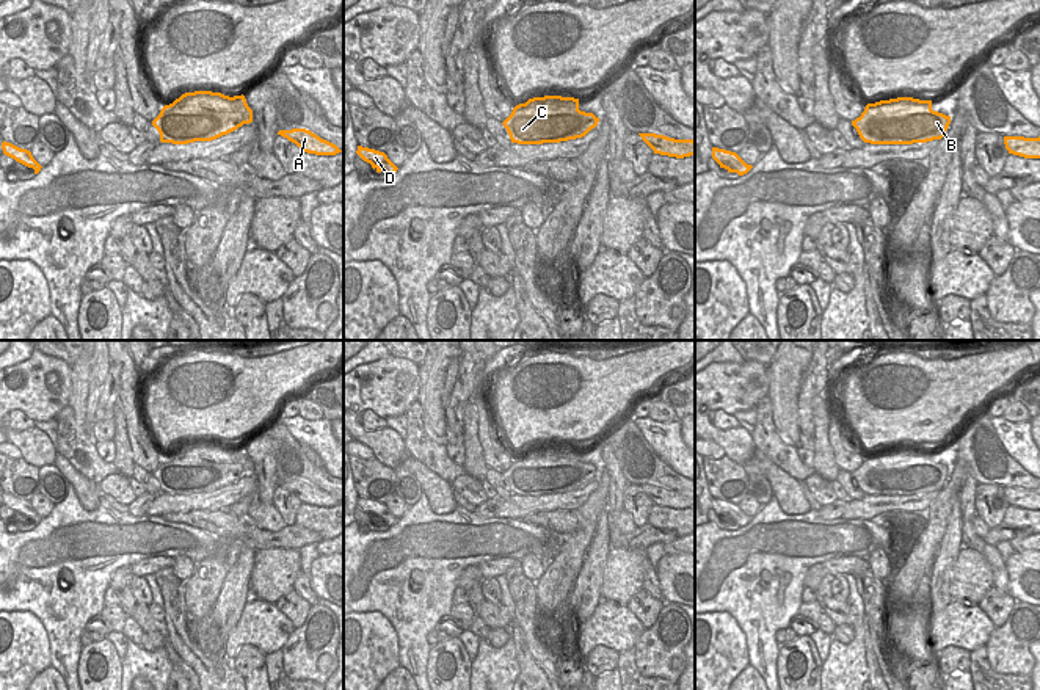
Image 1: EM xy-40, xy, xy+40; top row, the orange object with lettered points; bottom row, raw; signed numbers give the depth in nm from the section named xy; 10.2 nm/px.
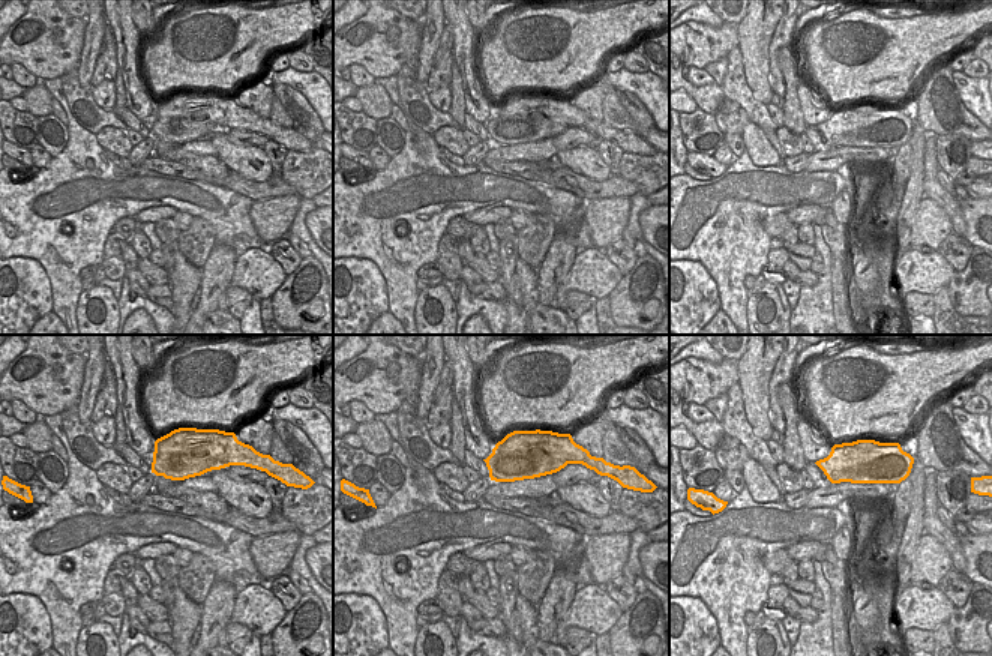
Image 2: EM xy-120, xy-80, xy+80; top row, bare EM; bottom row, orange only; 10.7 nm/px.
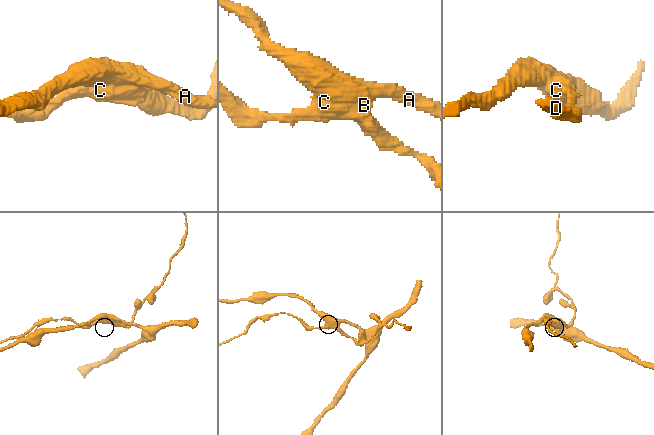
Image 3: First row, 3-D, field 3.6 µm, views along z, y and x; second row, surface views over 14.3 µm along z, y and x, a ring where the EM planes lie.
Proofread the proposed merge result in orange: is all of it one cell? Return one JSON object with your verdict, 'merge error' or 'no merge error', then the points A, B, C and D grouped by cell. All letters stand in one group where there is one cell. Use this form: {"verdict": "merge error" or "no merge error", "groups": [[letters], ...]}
{"verdict": "merge error", "groups": [["A"], ["B", "C", "D"]]}

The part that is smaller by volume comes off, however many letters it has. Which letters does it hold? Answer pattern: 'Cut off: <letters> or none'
Cut off: B, C, D

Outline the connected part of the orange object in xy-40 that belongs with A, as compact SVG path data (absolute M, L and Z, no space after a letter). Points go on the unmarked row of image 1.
M306 480L279 481L278 486L295 494L303 503L315 507L336 507L342 503L336 496L322 491Z

